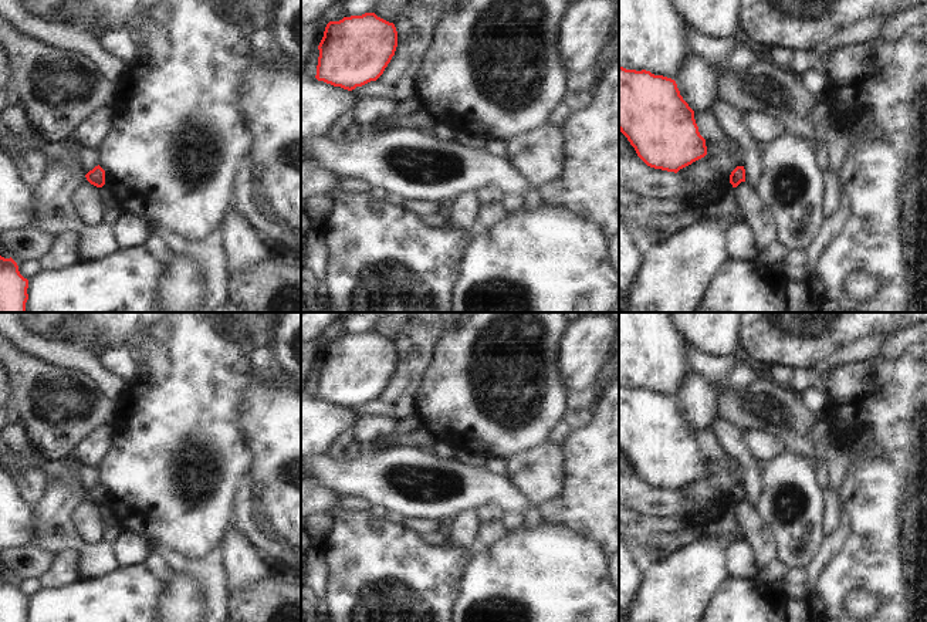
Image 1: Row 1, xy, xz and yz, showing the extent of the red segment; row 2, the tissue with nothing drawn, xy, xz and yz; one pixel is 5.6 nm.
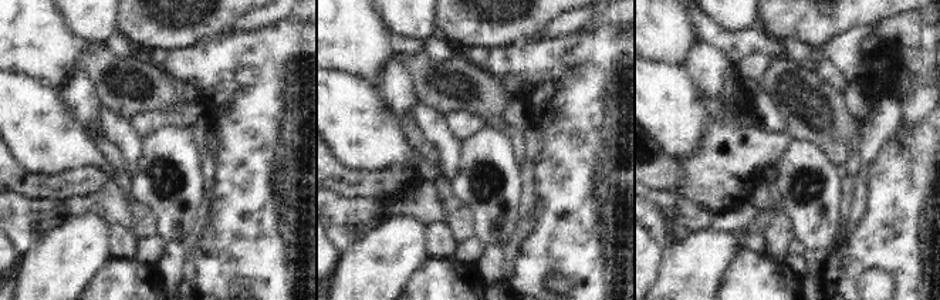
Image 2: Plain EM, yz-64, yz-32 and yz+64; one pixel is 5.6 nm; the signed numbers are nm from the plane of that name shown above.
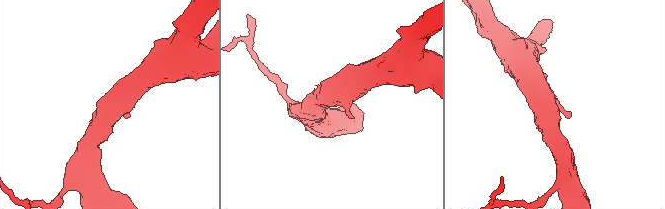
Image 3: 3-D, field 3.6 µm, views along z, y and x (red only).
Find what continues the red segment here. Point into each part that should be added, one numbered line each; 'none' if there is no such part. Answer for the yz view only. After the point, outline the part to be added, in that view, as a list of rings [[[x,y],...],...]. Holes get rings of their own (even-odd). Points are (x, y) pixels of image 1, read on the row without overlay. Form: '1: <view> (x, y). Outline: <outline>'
none

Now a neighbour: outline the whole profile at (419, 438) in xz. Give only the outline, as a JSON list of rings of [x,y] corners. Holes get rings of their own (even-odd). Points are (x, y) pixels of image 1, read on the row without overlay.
[[[419,427],[417,430],[407,433],[403,442],[412,447],[432,447],[436,440],[429,432]]]

